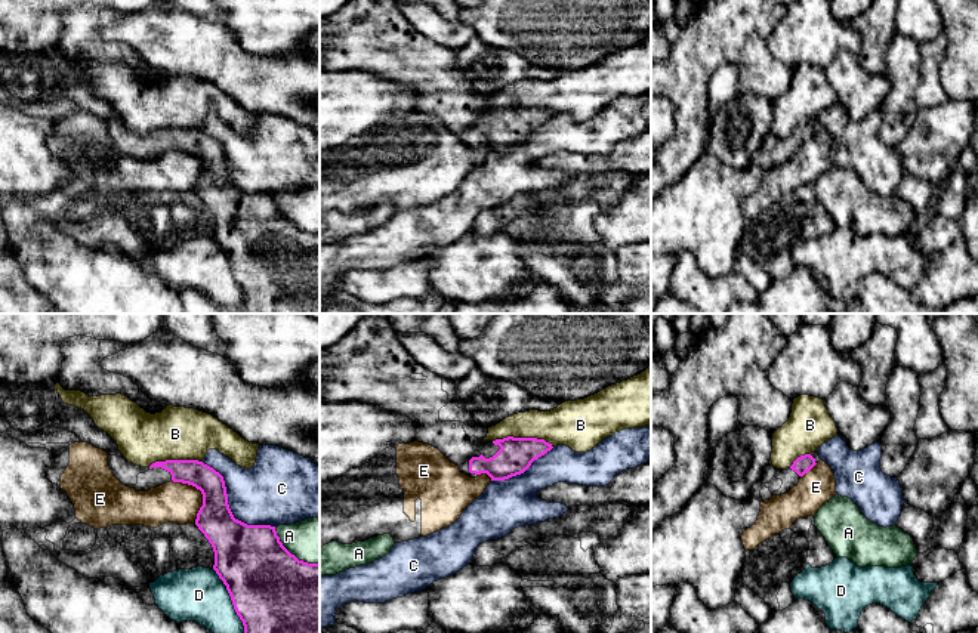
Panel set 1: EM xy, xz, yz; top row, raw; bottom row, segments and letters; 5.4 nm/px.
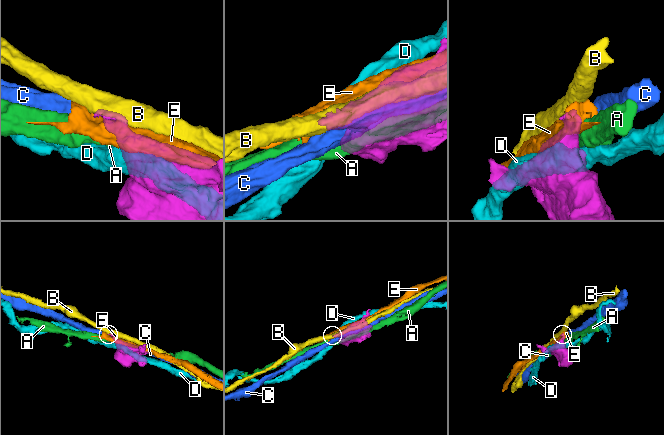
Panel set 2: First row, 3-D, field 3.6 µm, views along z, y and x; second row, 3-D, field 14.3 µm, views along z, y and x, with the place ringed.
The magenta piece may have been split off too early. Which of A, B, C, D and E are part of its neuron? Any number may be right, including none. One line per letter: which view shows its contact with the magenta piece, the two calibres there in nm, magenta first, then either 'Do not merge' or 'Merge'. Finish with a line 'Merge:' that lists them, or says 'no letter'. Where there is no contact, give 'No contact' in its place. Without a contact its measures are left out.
A: Touches magenta in xy. Thickness 440 nm (magenta) against 260 nm. Do not merge
B: Touches magenta in xz. Thickness 190 nm (magenta) against 220 nm. Do not merge
C: Touches magenta in xy. Thickness 280 nm (magenta) against 360 nm. Do not merge
D: Touches magenta in xy. Thickness 440 nm (magenta) against 300 nm. Do not merge
E: Touches magenta in xy. Thickness 200 nm (magenta) against 220 nm. Do not merge
Merge: no letter

